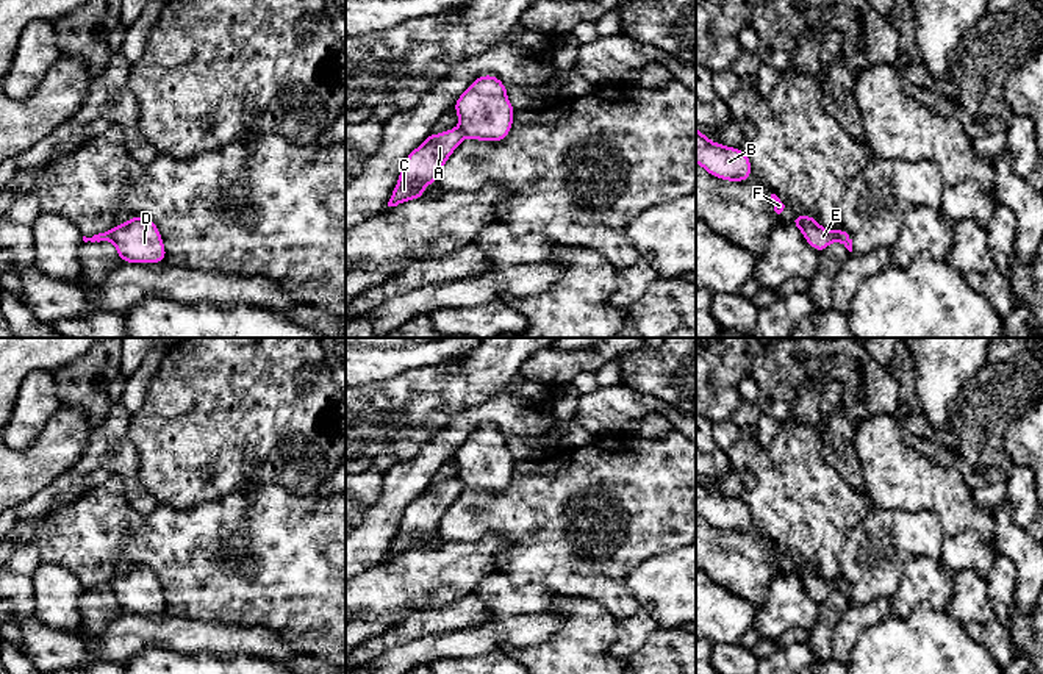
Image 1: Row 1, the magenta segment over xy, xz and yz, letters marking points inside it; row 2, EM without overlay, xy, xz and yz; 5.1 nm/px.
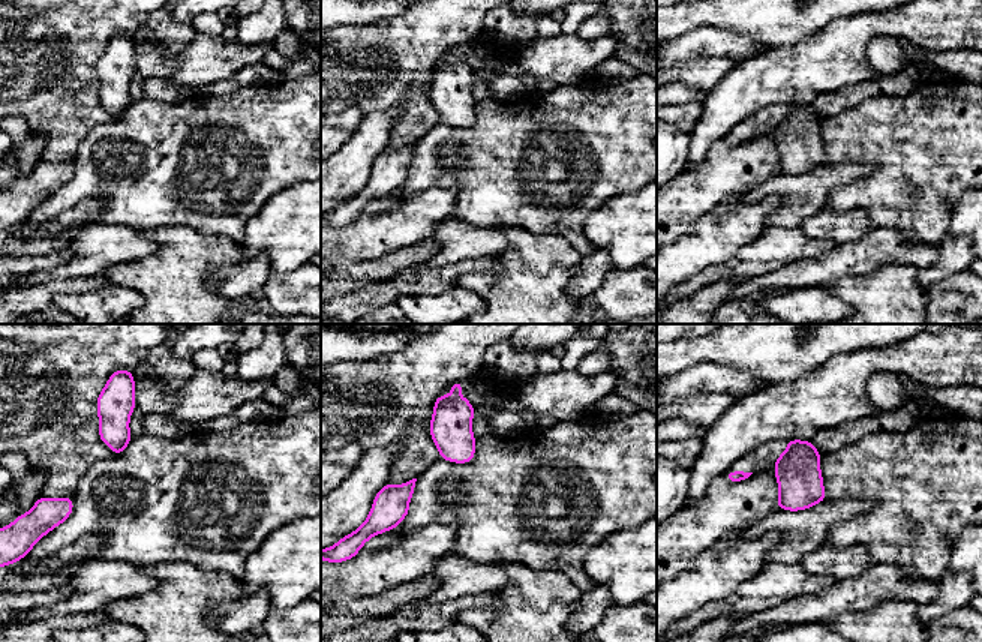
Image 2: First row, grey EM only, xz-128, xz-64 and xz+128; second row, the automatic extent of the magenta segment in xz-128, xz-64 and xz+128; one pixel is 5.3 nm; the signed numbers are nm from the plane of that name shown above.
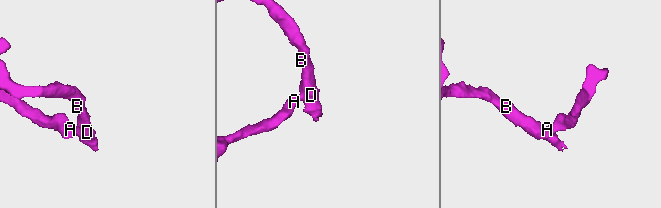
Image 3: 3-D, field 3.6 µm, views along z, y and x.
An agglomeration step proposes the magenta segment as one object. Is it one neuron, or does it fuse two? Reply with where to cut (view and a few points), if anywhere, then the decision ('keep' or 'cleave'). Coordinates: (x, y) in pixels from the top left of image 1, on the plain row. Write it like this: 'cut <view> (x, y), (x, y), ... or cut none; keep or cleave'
cut xy (110, 580), (113, 590); cleave

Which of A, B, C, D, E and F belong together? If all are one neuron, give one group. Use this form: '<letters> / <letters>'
A C / B D E F

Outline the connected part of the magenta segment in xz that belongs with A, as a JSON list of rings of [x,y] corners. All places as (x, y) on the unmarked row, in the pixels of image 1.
[[[460,477],[439,485],[428,485],[425,491],[407,507],[388,557],[422,549],[424,538],[438,532],[443,516],[464,488],[466,485]]]

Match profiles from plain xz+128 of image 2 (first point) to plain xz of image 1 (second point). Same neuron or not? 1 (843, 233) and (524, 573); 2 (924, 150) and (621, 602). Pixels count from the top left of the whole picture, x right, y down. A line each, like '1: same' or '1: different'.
1: different
2: same

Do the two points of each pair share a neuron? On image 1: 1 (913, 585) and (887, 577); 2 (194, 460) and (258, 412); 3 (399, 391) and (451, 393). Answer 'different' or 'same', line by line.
1: different
2: same
3: same

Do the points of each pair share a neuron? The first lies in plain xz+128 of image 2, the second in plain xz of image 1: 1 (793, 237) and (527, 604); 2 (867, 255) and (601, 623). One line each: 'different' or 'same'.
1: different
2: different

